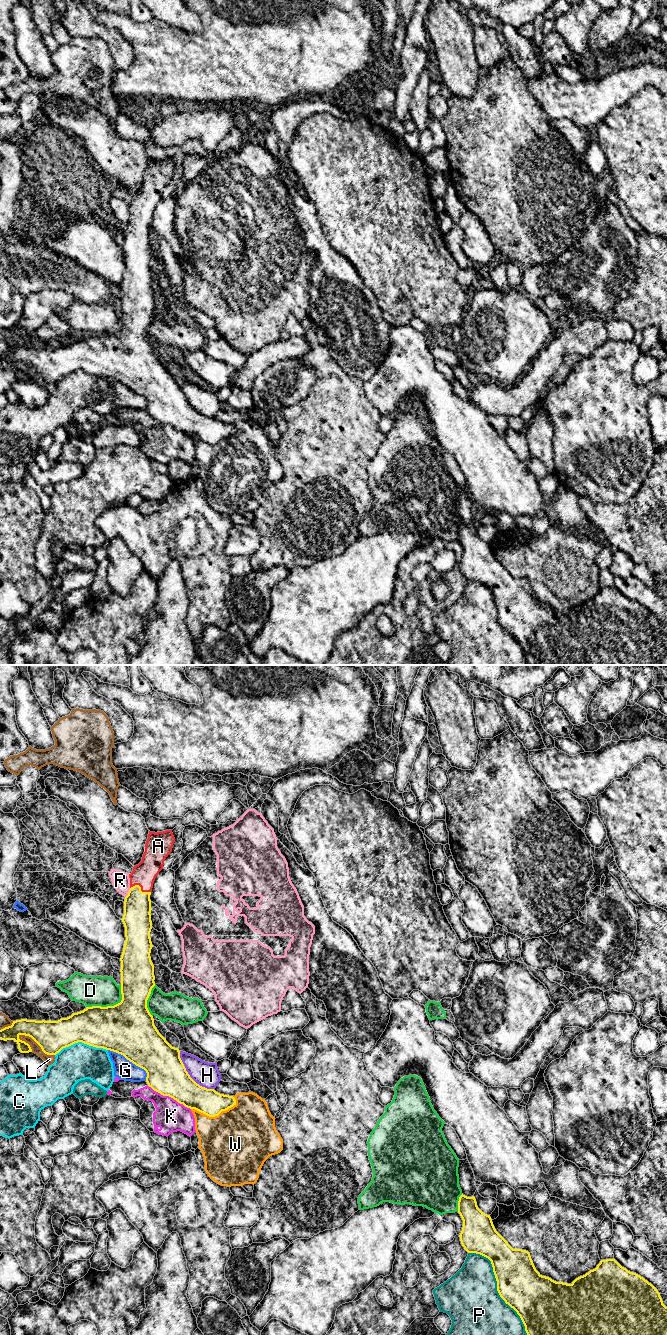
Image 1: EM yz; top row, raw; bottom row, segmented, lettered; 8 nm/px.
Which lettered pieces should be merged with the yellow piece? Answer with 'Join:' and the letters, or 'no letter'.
Join: A

